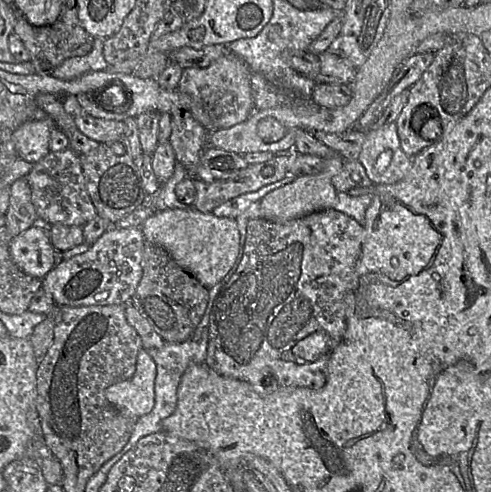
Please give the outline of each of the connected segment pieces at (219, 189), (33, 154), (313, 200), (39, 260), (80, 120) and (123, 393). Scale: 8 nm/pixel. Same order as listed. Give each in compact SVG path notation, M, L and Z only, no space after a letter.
M294 152L276 153L274 158L248 165L222 180L207 183L195 177L196 198L193 207L201 212L212 212L219 205L242 194L282 180L288 175Z
M45 116L27 121L13 131L16 157L34 164L46 156L50 152L50 133L55 127L53 119Z
M336 153L334 156L324 159L324 166L319 173L299 176L293 182L266 194L259 201L260 217L275 222L285 222L303 217L315 211L330 209L338 195L332 184L332 179L342 170L345 160L341 155Z
M33 225L8 244L13 262L26 274L42 279L55 266L55 249L48 227Z
M88 113L76 115L73 118L80 132L99 143L118 141L126 129L126 124L123 121L96 118Z
M146 350L137 355L134 375L109 386L105 390L107 400L124 416L140 418L155 405L156 364Z

